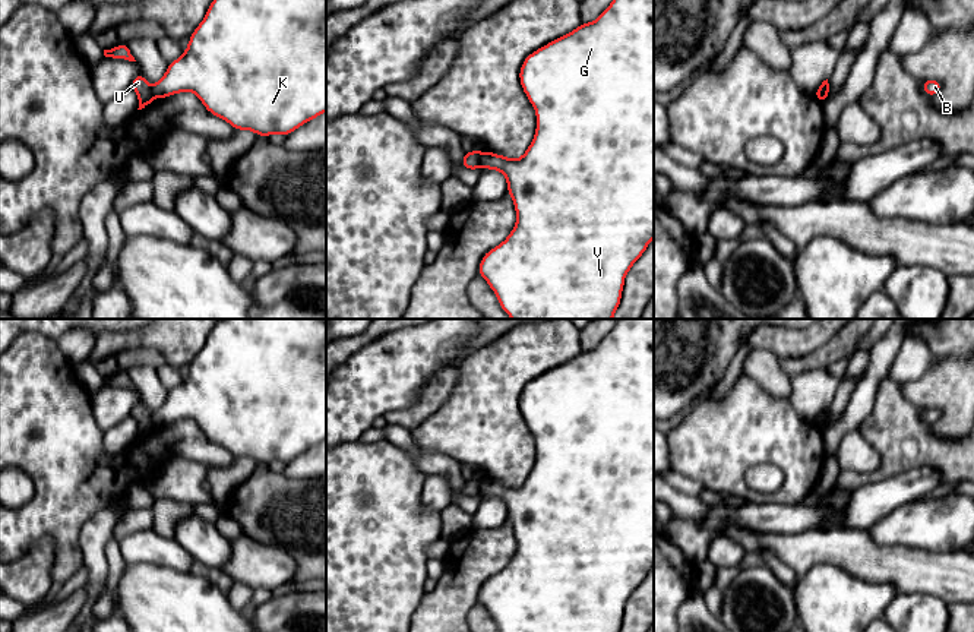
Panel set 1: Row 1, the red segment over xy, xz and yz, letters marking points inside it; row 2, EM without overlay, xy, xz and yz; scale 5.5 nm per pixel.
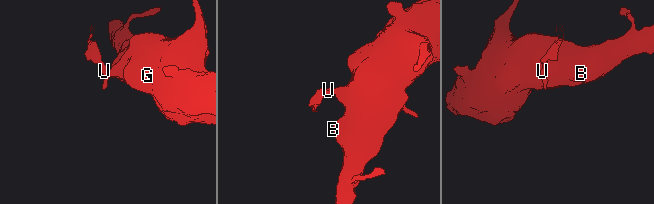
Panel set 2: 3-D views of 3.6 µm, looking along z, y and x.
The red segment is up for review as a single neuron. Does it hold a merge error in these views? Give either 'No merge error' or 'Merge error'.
Merge error

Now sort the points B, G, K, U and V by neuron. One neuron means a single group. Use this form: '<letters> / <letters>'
B G K V / U

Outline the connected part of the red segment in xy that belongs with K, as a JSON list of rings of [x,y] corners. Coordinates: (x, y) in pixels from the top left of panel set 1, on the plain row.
[[[221,319],[183,383],[152,414],[154,426],[193,420],[235,458],[290,462],[326,439],[326,322],[322,319]]]

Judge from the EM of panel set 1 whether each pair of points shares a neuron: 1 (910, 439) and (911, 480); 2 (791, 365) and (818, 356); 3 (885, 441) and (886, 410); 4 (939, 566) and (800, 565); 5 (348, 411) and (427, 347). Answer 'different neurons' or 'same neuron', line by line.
1: different neurons
2: same neuron
3: same neuron
4: same neuron
5: same neuron

